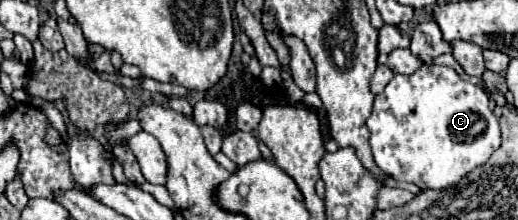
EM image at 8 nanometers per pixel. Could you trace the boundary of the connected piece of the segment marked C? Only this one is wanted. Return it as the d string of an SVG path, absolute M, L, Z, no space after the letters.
M421 65L411 75L395 75L375 97L367 127L371 131L369 141L375 165L389 177L415 183L419 189L443 189L459 183L461 177L483 165L501 143L499 123L489 109L489 99L483 89L463 79L455 69L443 65Z

